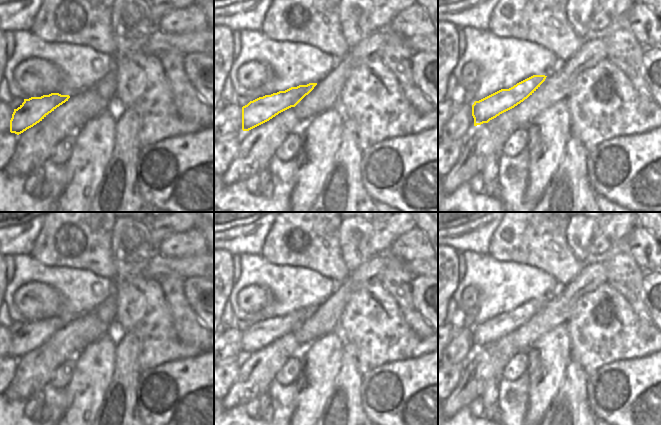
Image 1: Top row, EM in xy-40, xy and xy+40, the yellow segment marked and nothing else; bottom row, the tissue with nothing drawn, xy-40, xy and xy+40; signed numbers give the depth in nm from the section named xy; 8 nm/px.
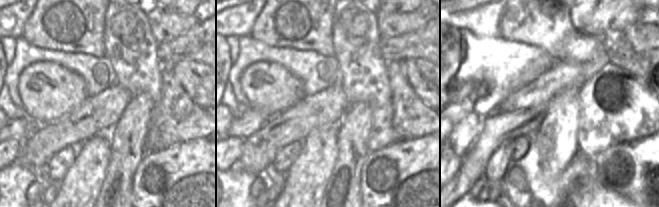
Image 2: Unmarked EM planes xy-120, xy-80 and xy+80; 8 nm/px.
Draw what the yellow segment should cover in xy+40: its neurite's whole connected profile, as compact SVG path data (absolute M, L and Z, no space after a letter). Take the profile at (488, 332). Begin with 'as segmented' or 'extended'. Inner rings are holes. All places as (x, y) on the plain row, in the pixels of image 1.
as segmented | M533 299L509 313L501 313L472 329L474 350L488 347L532 319L545 305L545 299Z

